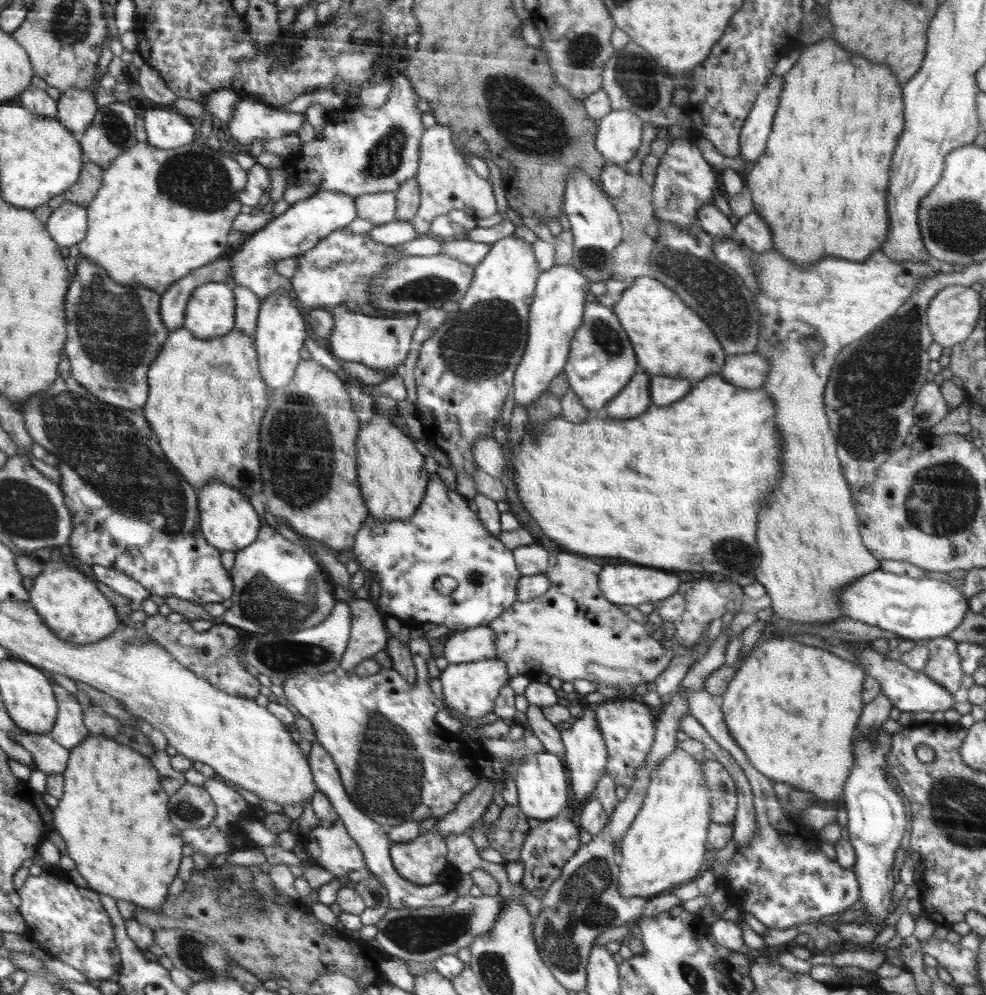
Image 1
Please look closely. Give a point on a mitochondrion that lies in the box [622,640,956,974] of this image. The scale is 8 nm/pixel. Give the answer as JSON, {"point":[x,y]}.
{"point":[872,746]}

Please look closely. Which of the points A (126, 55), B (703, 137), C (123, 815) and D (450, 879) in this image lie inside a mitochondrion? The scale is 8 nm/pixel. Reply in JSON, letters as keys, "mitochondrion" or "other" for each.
{"A":"other","B":"other","C":"other","D":"other"}

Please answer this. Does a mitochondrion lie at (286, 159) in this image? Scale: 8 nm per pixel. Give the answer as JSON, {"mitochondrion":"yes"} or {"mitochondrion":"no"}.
{"mitochondrion":"no"}

